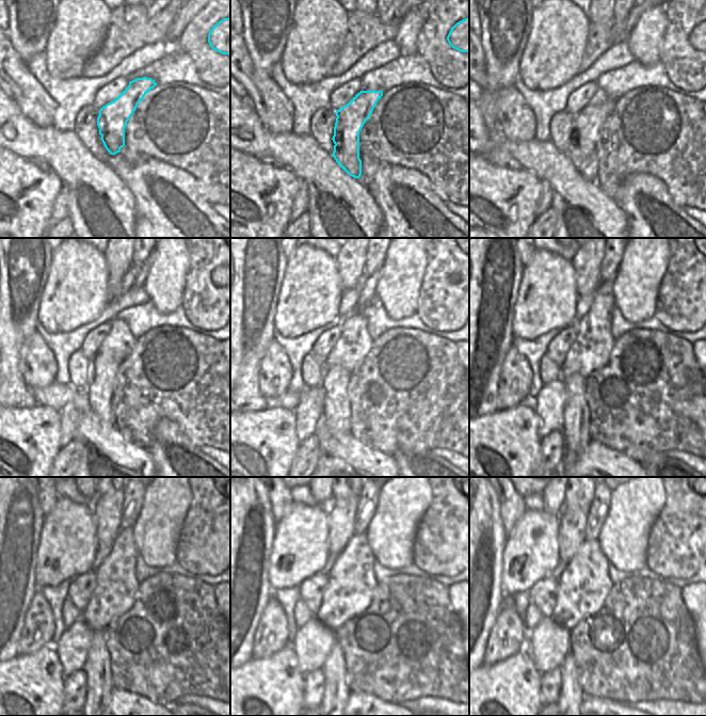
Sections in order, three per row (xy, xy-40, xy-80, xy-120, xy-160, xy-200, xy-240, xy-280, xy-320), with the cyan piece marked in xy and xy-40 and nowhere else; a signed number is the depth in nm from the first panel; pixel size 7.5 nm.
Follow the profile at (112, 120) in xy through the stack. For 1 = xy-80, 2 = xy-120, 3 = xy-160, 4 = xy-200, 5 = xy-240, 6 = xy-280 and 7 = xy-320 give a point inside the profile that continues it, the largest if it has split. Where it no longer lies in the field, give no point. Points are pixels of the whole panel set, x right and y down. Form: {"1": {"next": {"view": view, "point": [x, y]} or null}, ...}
{"1": {"next": {"view": "xy-80", "point": [583, 134]}}, "2": {"next": {"view": "xy-120", "point": [102, 368]}}, "3": {"next": {"view": "xy-160", "point": [336, 408]}}, "4": {"next": {"view": "xy-200", "point": [576, 427]}}, "5": {"next": {"view": "xy-240", "point": [96, 667]}}, "6": {"next": {"view": "xy-280", "point": [335, 689]}}, "7": {"next": {"view": "xy-320", "point": [571, 694]}}}

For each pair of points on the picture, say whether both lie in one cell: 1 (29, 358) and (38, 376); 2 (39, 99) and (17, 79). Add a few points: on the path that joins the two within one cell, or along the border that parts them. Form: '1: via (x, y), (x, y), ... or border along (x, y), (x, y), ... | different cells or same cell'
1: via (33, 362), (38, 367), (38, 371) | same cell
2: via (34, 96), (22, 84) | same cell

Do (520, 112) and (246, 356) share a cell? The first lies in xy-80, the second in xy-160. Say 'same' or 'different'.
different

